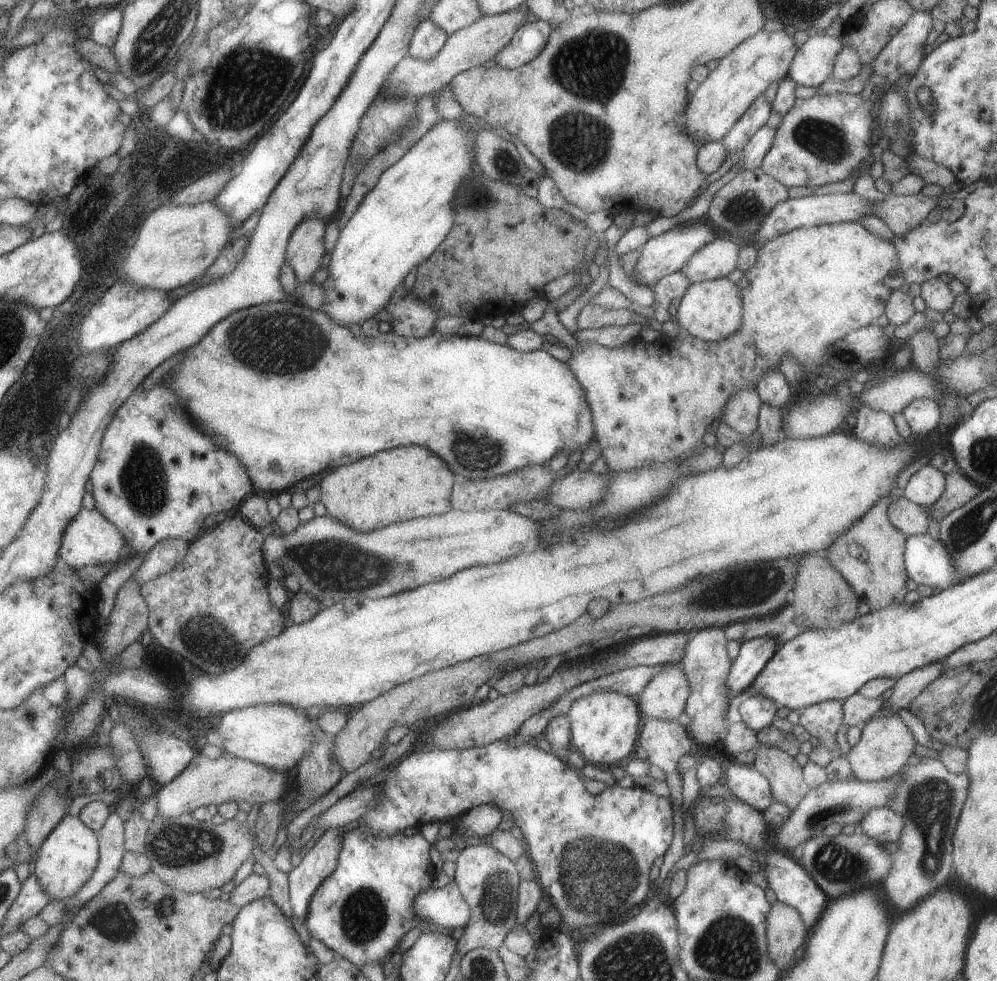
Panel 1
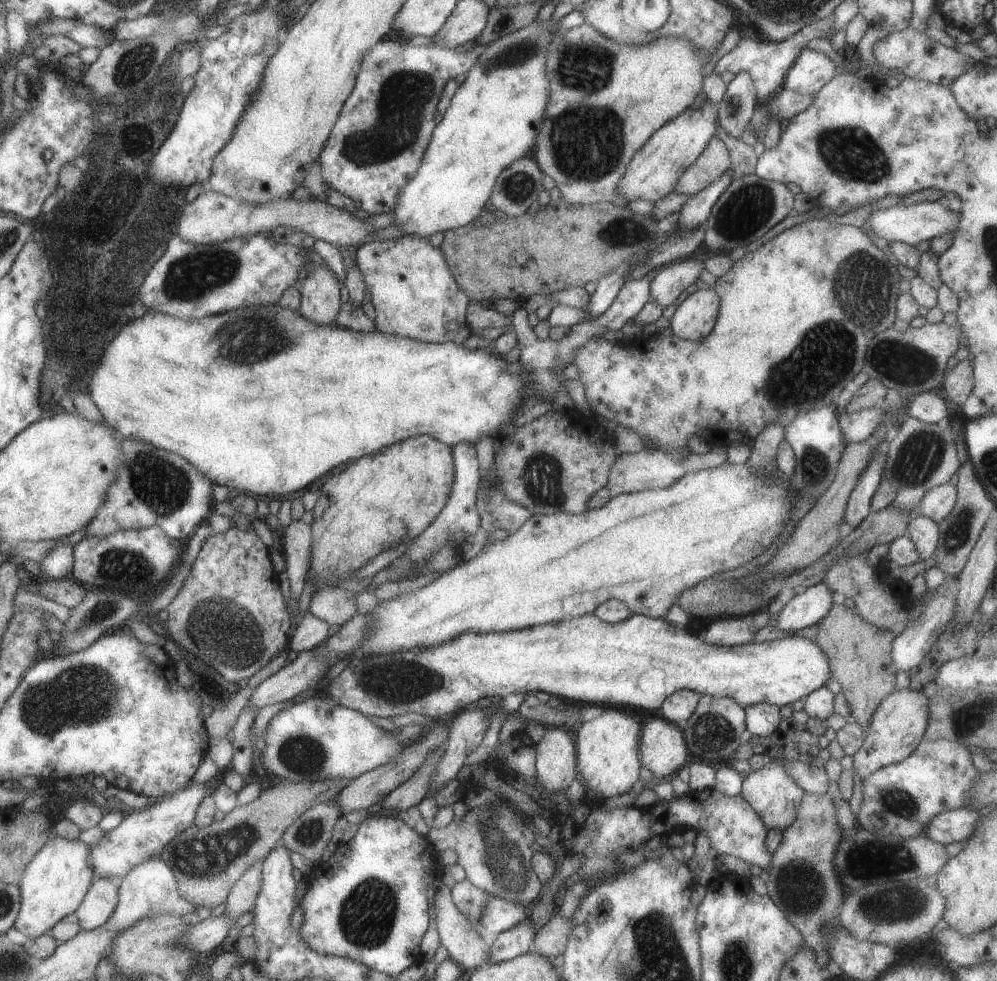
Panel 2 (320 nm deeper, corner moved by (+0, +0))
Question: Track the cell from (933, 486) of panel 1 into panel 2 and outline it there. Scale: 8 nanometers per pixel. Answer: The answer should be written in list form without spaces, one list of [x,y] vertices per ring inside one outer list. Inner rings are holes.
[[[945,483],[926,493],[916,509],[916,514],[926,516],[939,524],[954,509],[955,501],[956,487]]]

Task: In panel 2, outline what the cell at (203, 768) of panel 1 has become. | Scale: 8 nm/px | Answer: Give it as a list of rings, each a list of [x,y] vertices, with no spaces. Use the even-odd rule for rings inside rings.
[[[195,785],[162,800],[155,800],[147,810],[127,810],[121,823],[107,831],[101,842],[88,846],[91,849],[96,878],[120,881],[136,866],[146,863],[149,859],[161,858],[165,847],[176,836],[195,825],[196,812],[207,795],[209,794],[204,785]]]

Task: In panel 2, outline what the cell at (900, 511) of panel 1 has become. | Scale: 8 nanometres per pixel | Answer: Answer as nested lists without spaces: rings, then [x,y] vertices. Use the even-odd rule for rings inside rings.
[[[917,515],[911,518],[906,528],[921,561],[934,556],[937,550],[938,524],[926,516]]]

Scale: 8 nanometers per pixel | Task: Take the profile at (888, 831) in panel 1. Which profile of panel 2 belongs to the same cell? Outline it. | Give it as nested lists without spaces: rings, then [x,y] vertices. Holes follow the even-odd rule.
[[[969,807],[945,811],[936,814],[928,822],[923,834],[944,845],[967,841],[973,834],[979,819],[980,813]]]

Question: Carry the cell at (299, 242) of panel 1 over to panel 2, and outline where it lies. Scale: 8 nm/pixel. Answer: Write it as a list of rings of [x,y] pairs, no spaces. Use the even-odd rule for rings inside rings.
[[[316,266],[315,271],[297,285],[300,292],[298,313],[316,325],[333,325],[339,312],[339,284],[329,269]]]

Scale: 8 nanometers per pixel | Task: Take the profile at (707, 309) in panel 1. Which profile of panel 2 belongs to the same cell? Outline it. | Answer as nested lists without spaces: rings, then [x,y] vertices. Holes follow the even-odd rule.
[[[697,289],[676,306],[670,318],[671,332],[686,341],[700,341],[713,328],[718,315],[717,293],[708,289]]]

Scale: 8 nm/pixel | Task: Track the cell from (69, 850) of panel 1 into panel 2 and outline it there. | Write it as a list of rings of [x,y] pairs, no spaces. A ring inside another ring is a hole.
[[[59,836],[49,841],[43,847],[43,850],[28,864],[24,872],[20,884],[23,902],[15,928],[27,937],[34,939],[47,934],[66,916],[79,910],[96,879],[96,874],[92,867],[91,849],[88,844],[77,842],[77,840],[67,840]]]

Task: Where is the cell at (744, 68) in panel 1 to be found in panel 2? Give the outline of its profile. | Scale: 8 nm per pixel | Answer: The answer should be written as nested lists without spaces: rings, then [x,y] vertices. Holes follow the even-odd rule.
[[[705,100],[699,110],[687,107],[675,118],[652,132],[650,138],[642,144],[642,147],[638,148],[638,151],[626,164],[624,175],[616,184],[616,194],[624,198],[625,206],[637,199],[654,203],[671,193],[678,181],[678,176],[689,168],[690,164],[693,164],[695,158],[703,152],[710,138],[715,136],[717,120],[716,104]]]

